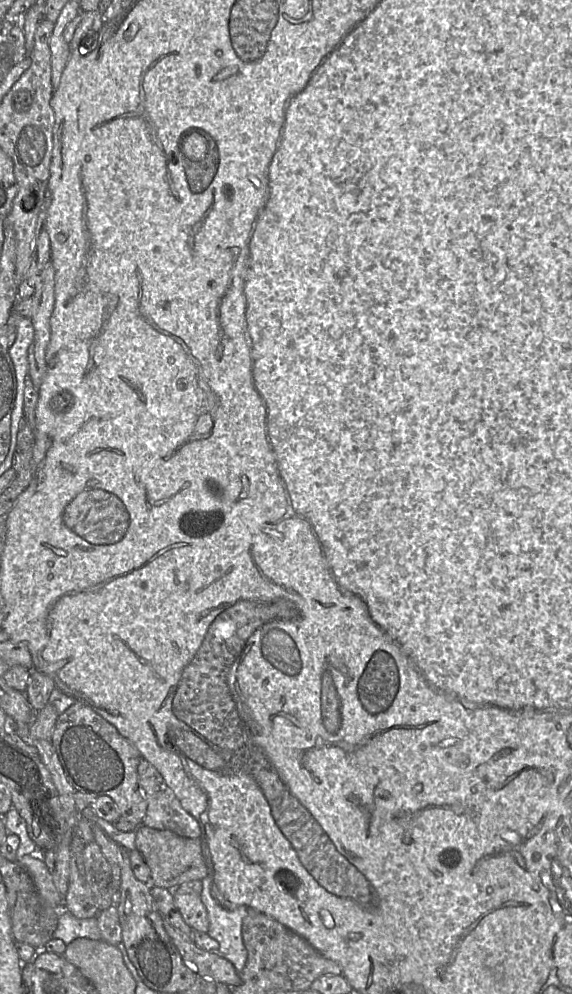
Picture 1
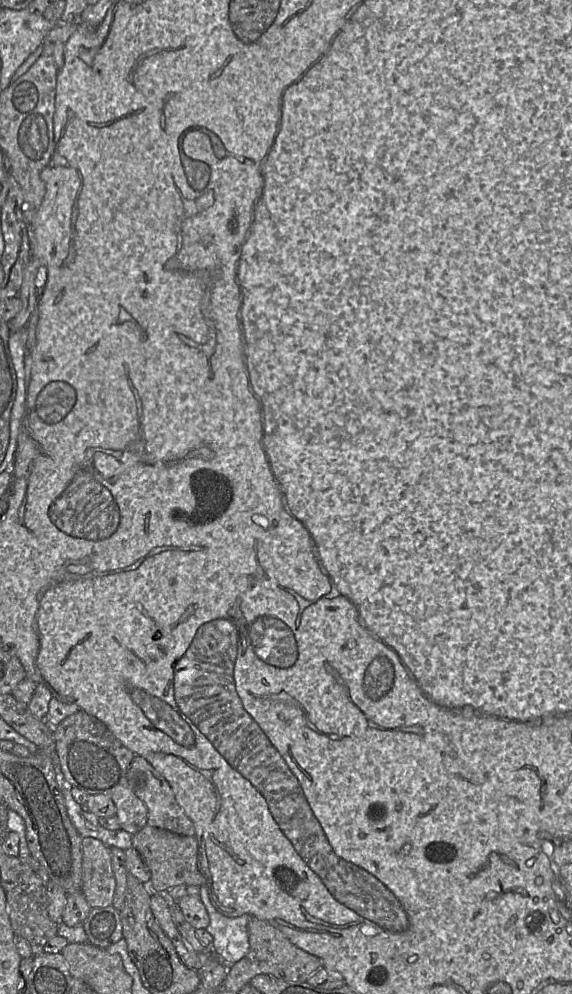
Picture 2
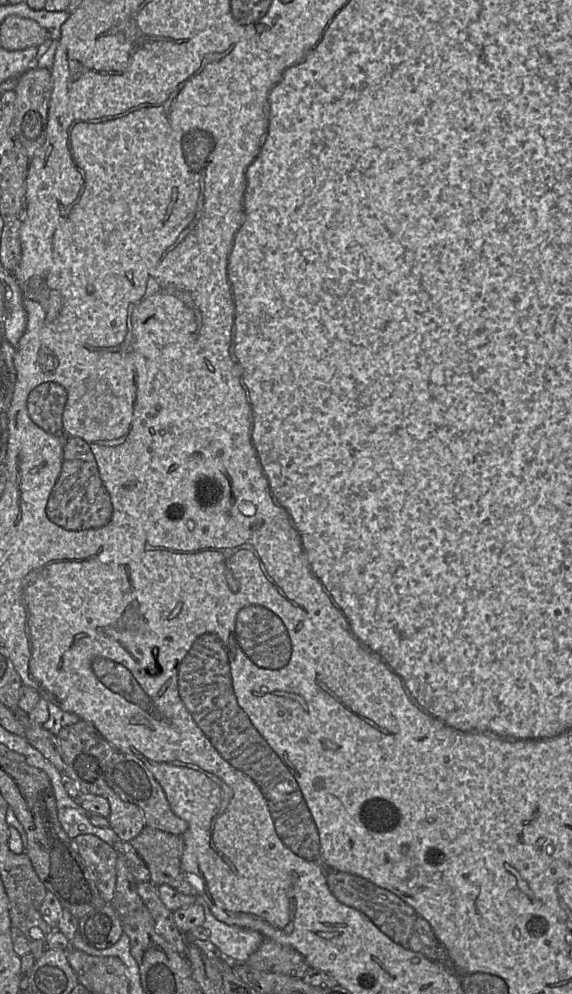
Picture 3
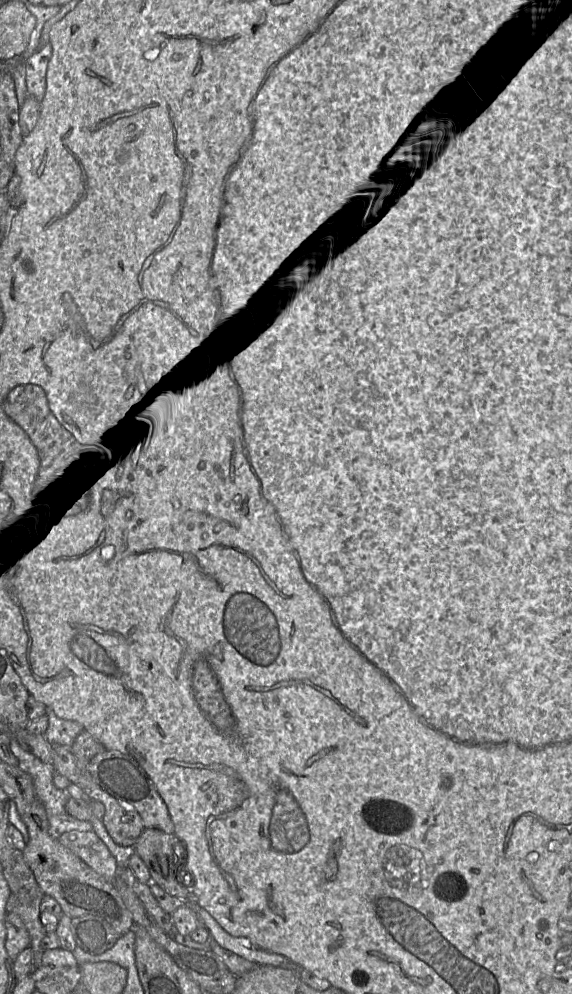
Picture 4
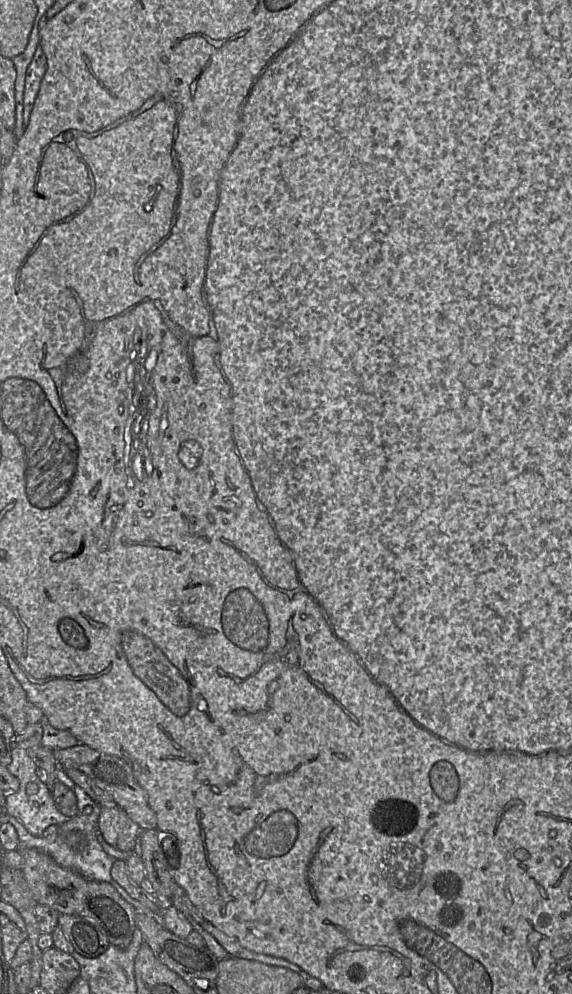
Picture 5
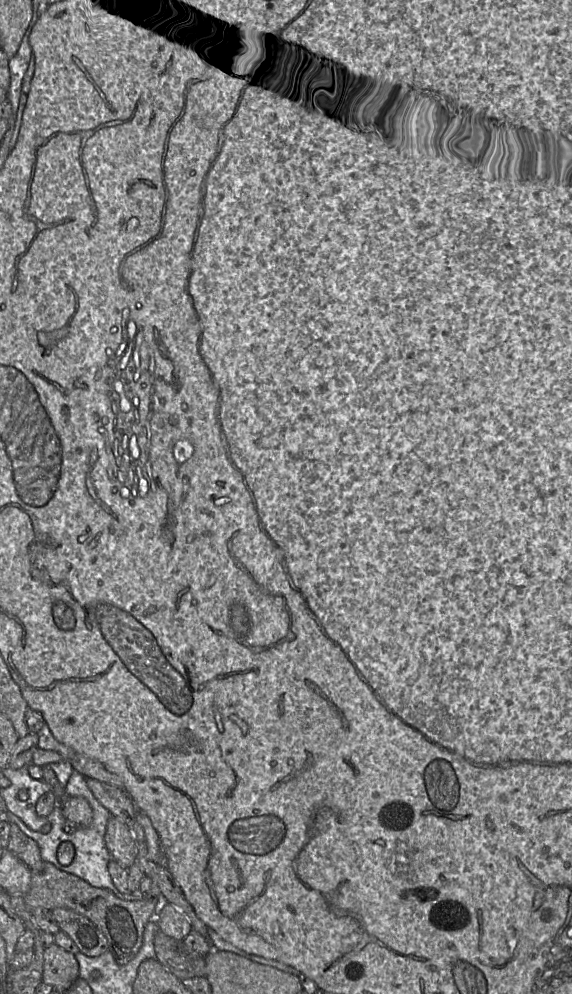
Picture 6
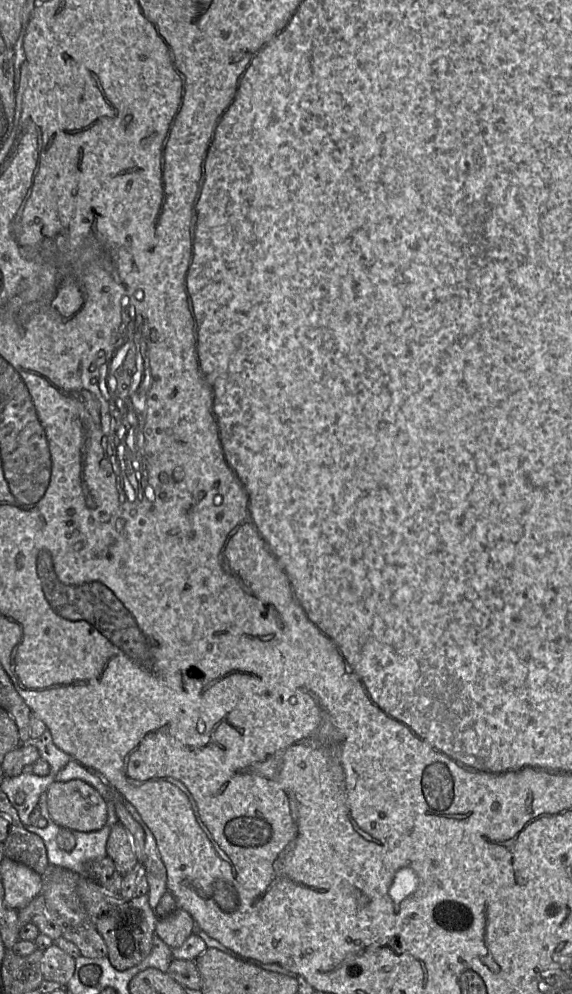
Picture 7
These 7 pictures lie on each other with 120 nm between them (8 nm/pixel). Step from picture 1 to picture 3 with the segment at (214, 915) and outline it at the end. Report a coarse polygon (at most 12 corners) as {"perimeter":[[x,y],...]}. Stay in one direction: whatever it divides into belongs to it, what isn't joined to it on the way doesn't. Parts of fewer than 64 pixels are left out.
{"perimeter":[[203,895],[202,927],[231,963],[245,963],[262,944],[254,930],[228,925],[212,914]]}

